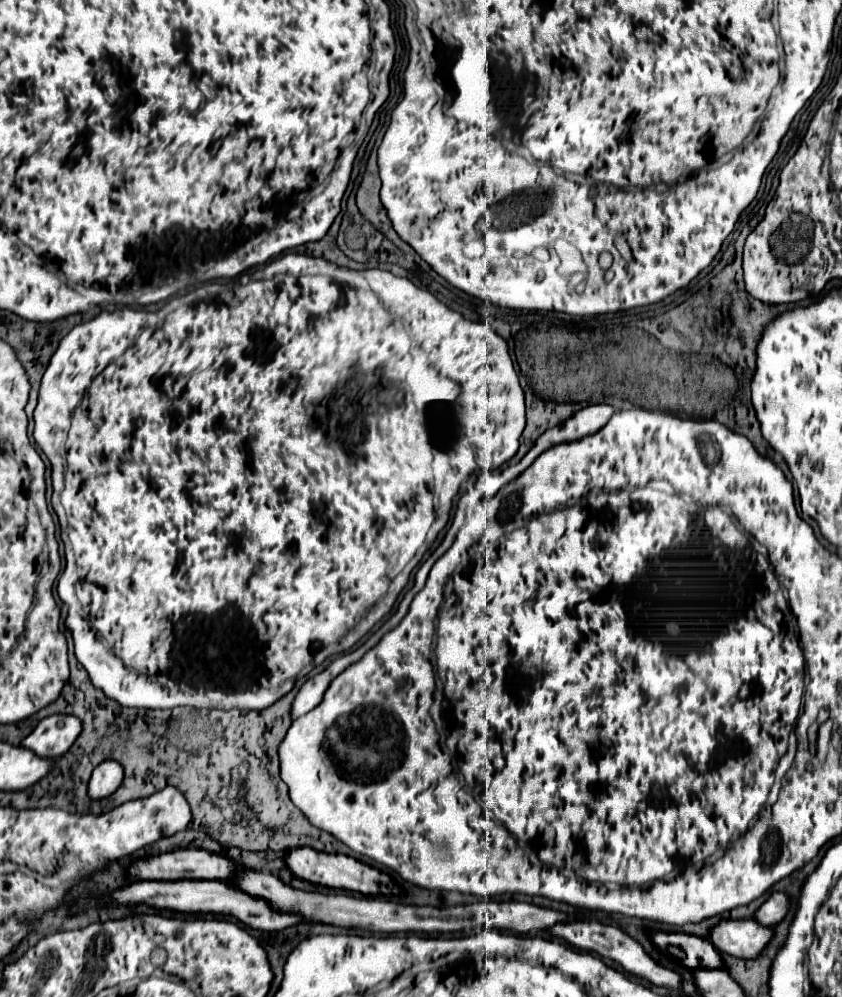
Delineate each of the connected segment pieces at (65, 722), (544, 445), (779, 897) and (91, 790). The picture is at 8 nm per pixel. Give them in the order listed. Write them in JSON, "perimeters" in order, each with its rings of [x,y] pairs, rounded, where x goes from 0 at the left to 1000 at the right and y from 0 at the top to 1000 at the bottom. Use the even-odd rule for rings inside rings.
{"perimeters":[[[[67,716],[48,722],[38,736],[29,740],[26,748],[50,760],[69,760],[78,756],[78,752],[83,752],[95,734],[95,720],[88,720],[83,716]]],[[[705,405],[701,409],[691,409],[689,413],[684,413],[682,417],[677,417],[670,425],[658,427],[653,431],[648,431],[644,437],[639,437],[639,441],[634,443],[634,447],[625,453],[625,457],[610,465],[603,467],[603,483],[613,477],[618,477],[646,451],[651,451],[658,445],[665,443],[677,443],[677,441],[689,441],[698,435],[710,433],[729,415],[729,409],[722,405]]],[[[917,895],[914,901],[900,911],[898,915],[898,923],[903,927],[910,927],[910,929],[919,929],[924,925],[931,923],[931,919],[936,917],[938,913],[938,901],[931,897],[931,895]]],[[[126,762],[121,764],[105,786],[105,798],[107,800],[128,800],[131,796],[135,796],[140,792],[140,788],[145,786],[147,780],[147,772],[140,764],[135,762]]]]}

